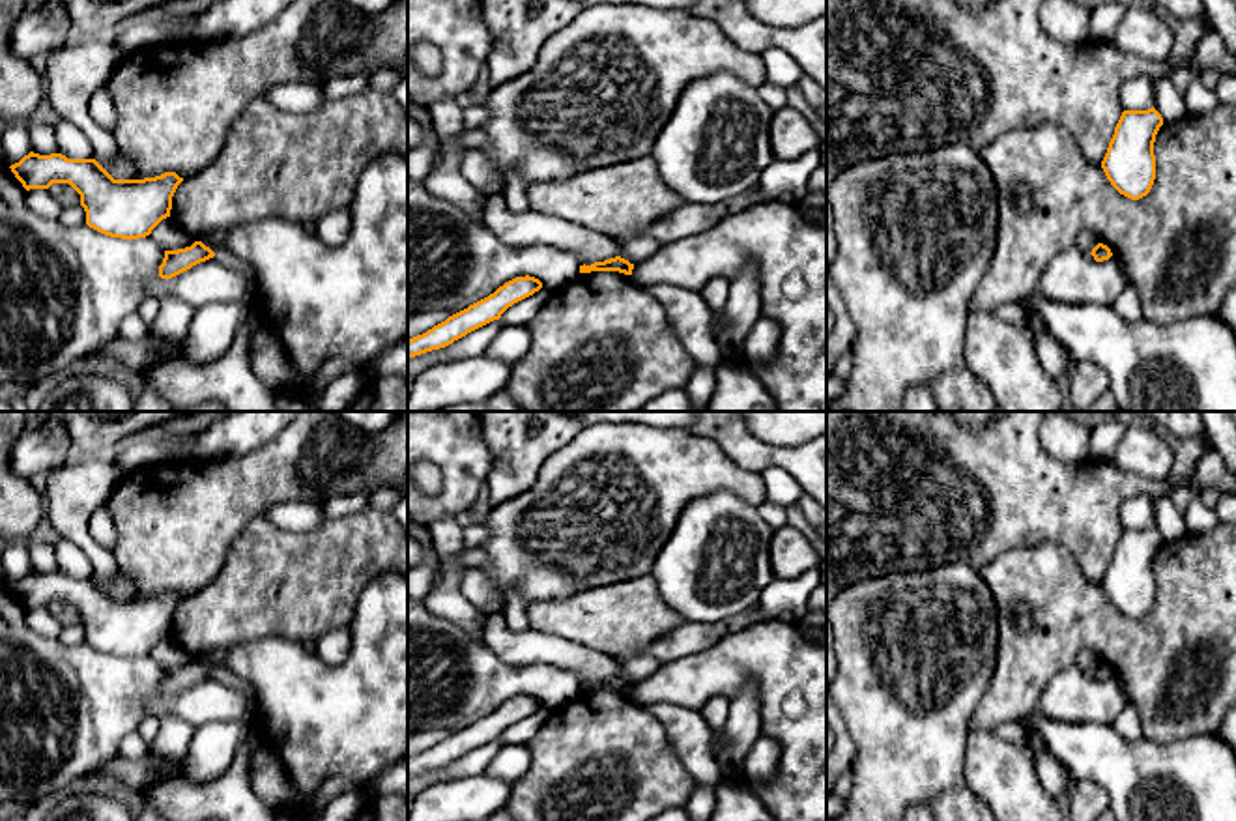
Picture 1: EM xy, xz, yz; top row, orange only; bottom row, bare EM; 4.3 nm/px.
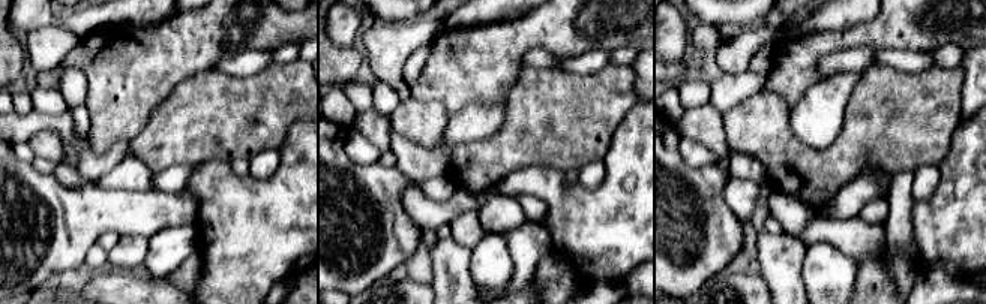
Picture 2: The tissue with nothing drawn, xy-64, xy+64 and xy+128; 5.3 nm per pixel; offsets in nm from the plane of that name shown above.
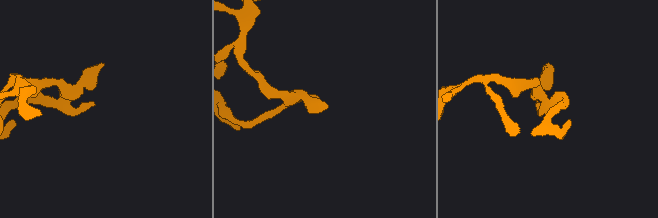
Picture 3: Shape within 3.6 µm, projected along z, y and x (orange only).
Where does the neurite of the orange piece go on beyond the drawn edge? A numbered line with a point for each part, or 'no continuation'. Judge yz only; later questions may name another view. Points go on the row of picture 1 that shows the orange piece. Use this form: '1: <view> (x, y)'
no continuation

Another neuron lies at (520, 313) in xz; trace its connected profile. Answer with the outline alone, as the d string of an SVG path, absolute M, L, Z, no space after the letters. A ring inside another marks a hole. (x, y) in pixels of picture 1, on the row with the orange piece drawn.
M542 286L533 295L509 307L499 318L503 327L507 327L507 325L529 325L533 316L548 303L550 295L552 295L552 292L546 286Z

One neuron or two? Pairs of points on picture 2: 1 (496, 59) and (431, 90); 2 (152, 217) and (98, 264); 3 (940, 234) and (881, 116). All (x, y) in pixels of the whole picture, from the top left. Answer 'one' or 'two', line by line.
1: one
2: two
3: two

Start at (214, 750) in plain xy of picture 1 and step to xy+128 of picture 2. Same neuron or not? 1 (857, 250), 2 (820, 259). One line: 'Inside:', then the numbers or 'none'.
Inside: 2

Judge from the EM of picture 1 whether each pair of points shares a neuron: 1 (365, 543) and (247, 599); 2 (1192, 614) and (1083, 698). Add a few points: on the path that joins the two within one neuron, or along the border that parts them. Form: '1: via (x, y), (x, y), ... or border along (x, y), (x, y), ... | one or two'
1: via (335, 561), (311, 582), (277, 584) | one
2: border along (1113, 672), (1121, 679), (1130, 702) | two

